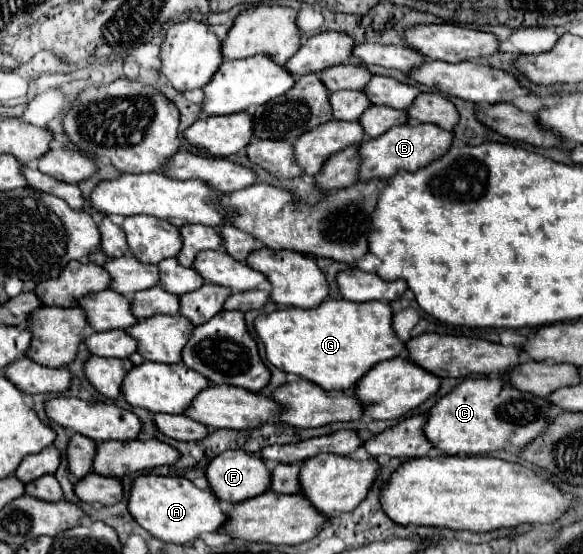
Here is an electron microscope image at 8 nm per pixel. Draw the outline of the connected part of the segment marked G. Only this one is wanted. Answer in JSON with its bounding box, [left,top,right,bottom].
[256,299,406,391]

